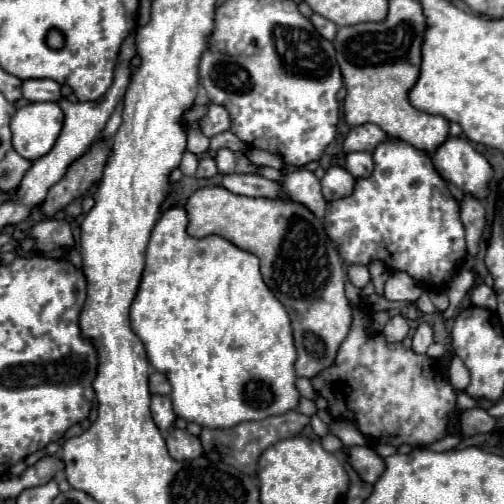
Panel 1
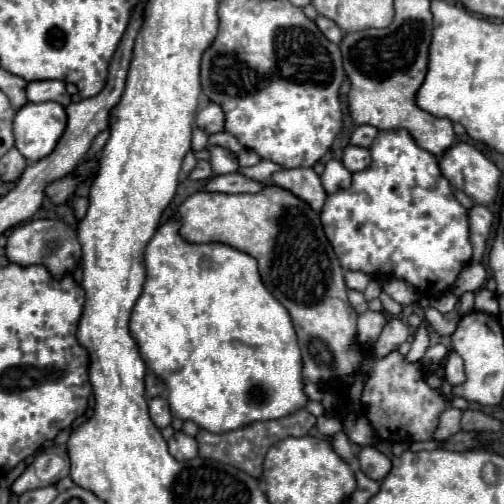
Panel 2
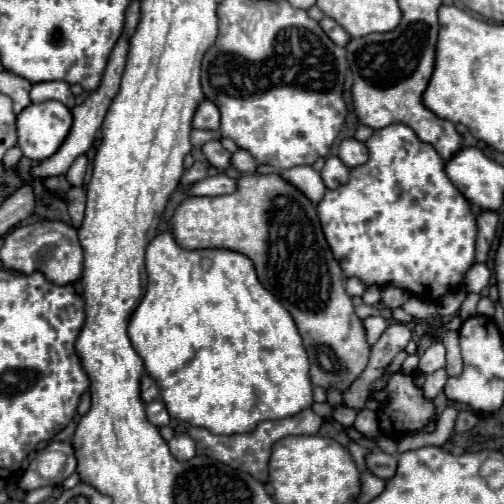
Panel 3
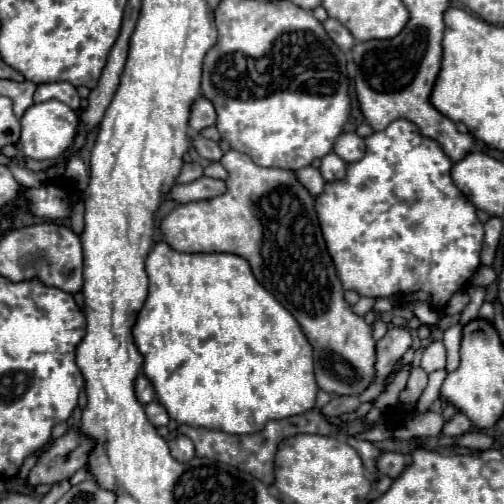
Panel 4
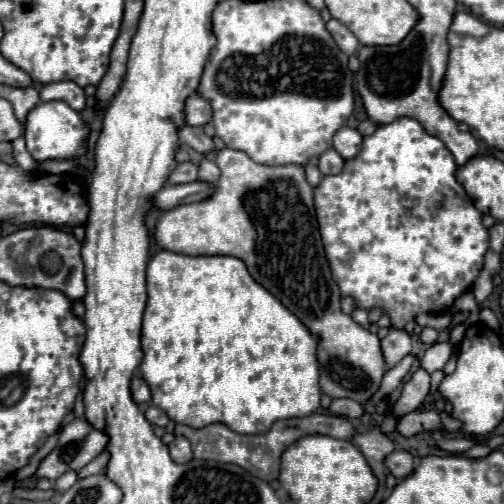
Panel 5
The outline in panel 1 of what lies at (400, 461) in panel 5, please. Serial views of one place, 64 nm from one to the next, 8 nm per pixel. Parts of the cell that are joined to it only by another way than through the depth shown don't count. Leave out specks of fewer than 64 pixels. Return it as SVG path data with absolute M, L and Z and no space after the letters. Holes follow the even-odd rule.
M370 446L348 448L348 460L362 480L374 484L384 472L384 458L378 456Z

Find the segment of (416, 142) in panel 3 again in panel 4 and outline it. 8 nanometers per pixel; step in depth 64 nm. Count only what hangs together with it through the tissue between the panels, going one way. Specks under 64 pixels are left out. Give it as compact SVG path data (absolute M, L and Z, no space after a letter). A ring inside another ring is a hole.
M400 118L400 120L394 120L388 128L374 132L366 138L364 158L348 164L344 180L334 180L334 182L324 184L322 194L316 196L316 212L318 212L322 236L326 240L332 262L336 264L336 274L340 276L344 290L356 290L360 296L368 296L368 298L402 296L404 302L426 302L430 308L442 310L442 308L446 308L452 294L460 292L462 288L466 288L470 284L474 272L480 268L480 250L482 250L482 240L484 240L484 226L480 224L480 220L476 216L476 208L472 206L472 202L452 182L450 170L452 170L452 160L448 160L448 156L444 154L440 144L432 138L422 136L420 130L416 128L416 124L412 124L410 120Z

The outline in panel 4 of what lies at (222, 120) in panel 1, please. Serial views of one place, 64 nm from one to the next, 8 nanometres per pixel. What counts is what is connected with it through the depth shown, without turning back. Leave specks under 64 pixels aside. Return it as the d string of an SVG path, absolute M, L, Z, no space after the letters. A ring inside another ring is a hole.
M198 98L194 100L192 108L190 108L190 130L200 132L206 126L212 126L216 122L216 110L212 108L212 102L206 98Z

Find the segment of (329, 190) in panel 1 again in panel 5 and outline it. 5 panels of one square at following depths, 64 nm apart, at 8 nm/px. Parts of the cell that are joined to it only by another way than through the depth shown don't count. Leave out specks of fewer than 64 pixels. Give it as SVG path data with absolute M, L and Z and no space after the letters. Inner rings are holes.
M330 148L330 150L326 150L322 156L320 156L320 172L322 174L340 174L342 172L342 166L344 166L344 158L334 150L334 148Z

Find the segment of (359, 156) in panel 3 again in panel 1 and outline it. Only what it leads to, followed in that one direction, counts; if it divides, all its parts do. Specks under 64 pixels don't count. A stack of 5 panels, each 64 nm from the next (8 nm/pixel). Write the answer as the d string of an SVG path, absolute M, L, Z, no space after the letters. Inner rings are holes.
M348 152L346 154L346 170L354 176L354 178L364 178L370 176L374 162L372 162L372 154L370 152Z

